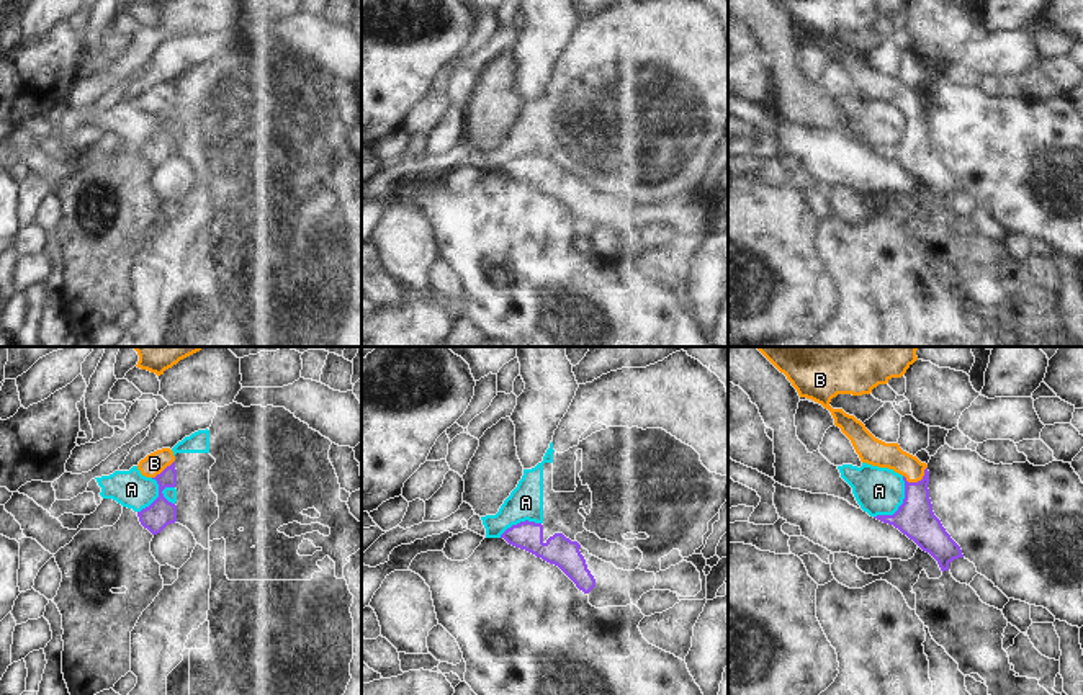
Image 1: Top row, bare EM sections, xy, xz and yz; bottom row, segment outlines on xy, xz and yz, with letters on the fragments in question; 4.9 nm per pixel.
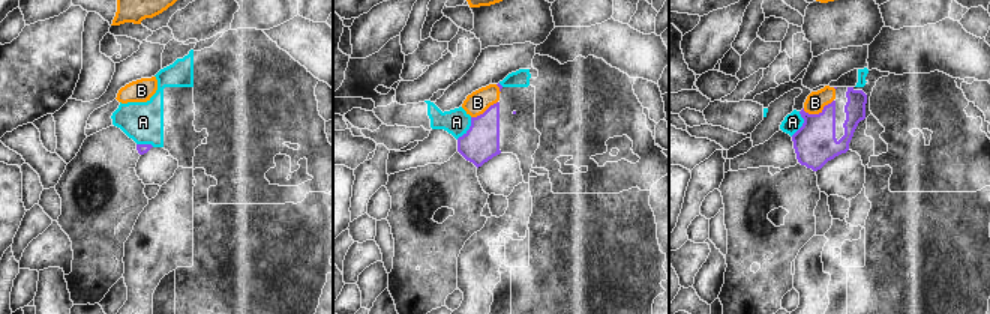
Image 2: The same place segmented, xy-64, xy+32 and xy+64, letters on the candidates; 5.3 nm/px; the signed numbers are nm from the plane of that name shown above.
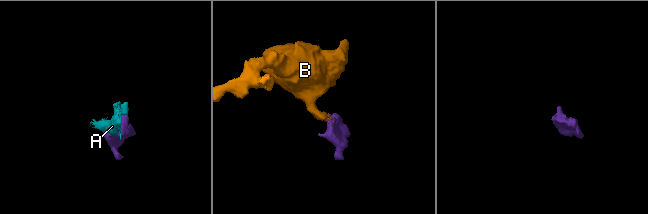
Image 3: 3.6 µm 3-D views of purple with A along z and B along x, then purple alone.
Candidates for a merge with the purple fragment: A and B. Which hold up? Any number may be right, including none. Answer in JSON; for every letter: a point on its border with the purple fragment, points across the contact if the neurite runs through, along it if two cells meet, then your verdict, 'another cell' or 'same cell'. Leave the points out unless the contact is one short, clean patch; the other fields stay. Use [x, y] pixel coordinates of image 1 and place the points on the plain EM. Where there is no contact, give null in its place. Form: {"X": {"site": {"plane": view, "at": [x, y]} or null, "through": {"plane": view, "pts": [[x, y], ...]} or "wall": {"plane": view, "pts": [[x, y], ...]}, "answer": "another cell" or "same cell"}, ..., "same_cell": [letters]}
{"A": {"site": {"plane": "xy", "at": [157, 131]}, "answer": "another cell"}, "B": {"site": {"plane": "yz", "at": [918, 115]}, "answer": "same cell"}, "same_cell": ["B"]}

